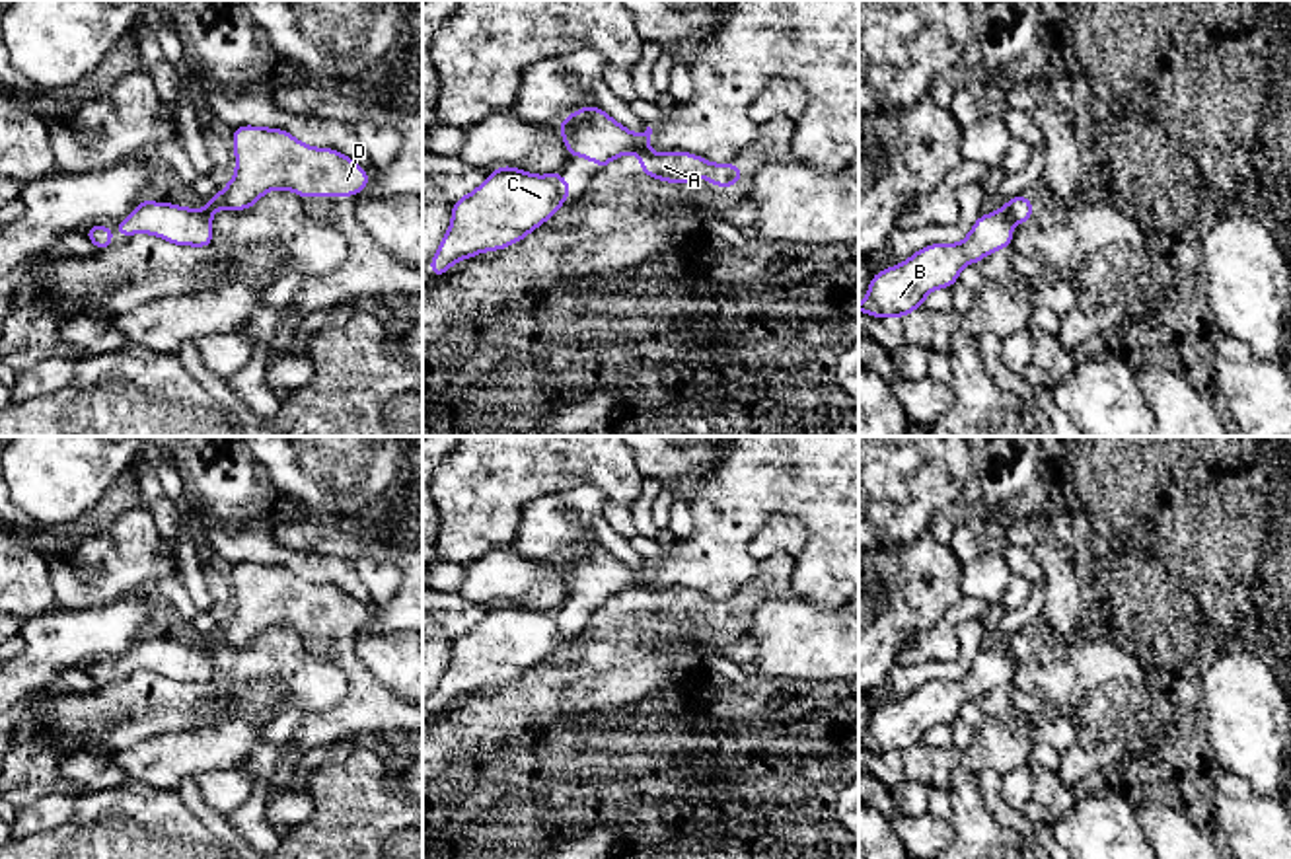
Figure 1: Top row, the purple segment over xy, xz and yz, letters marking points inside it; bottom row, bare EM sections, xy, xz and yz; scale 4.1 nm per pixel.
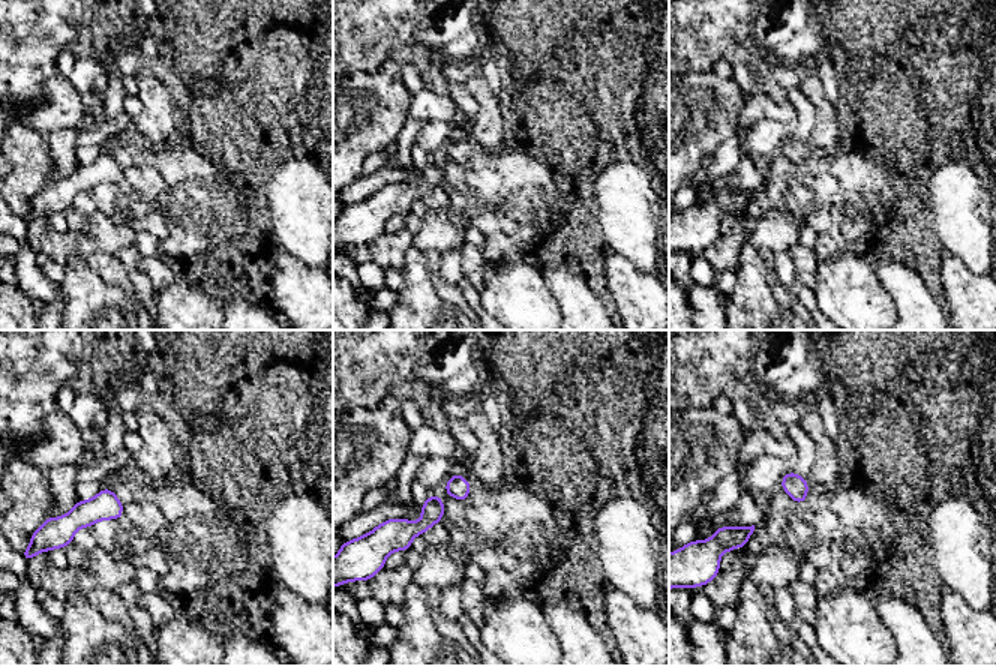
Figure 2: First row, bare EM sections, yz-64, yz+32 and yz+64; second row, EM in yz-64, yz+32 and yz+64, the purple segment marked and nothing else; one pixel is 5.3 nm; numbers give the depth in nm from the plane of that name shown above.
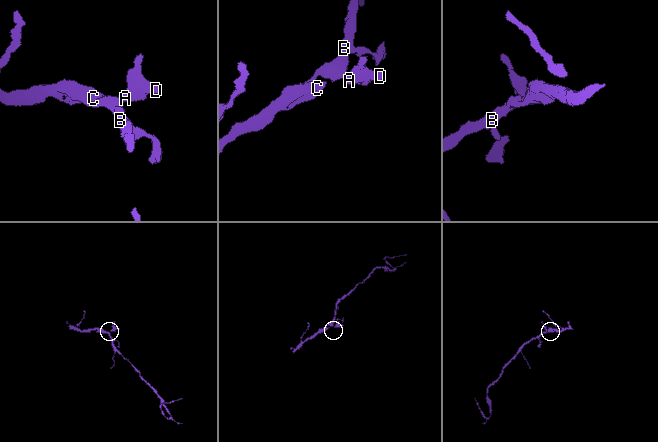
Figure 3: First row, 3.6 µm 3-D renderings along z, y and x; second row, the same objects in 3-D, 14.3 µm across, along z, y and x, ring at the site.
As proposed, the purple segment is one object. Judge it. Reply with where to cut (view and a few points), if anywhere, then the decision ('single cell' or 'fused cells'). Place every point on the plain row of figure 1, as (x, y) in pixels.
cut xz (647, 581), (637, 589); fused cells

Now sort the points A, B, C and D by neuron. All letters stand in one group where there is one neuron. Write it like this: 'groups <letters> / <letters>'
groups A D / B C

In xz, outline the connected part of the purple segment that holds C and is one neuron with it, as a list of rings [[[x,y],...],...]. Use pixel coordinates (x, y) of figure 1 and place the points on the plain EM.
[[[497,604],[475,627],[452,641],[452,660],[434,693],[430,711],[442,713],[454,699],[483,688],[500,688],[549,656],[571,631],[559,608],[534,612]]]

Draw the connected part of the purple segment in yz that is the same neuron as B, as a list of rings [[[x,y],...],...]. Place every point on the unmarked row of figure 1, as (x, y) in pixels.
[[[1003,647],[981,651],[960,680],[931,680],[907,697],[874,709],[859,748],[874,754],[904,754],[921,744],[935,725],[950,725],[960,705],[1013,680],[1013,654]]]

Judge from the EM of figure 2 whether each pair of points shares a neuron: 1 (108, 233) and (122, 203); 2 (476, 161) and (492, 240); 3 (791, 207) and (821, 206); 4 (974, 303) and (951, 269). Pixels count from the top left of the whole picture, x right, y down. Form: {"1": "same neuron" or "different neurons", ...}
{"1": "different neurons", "2": "same neuron", "3": "same neuron", "4": "same neuron"}

